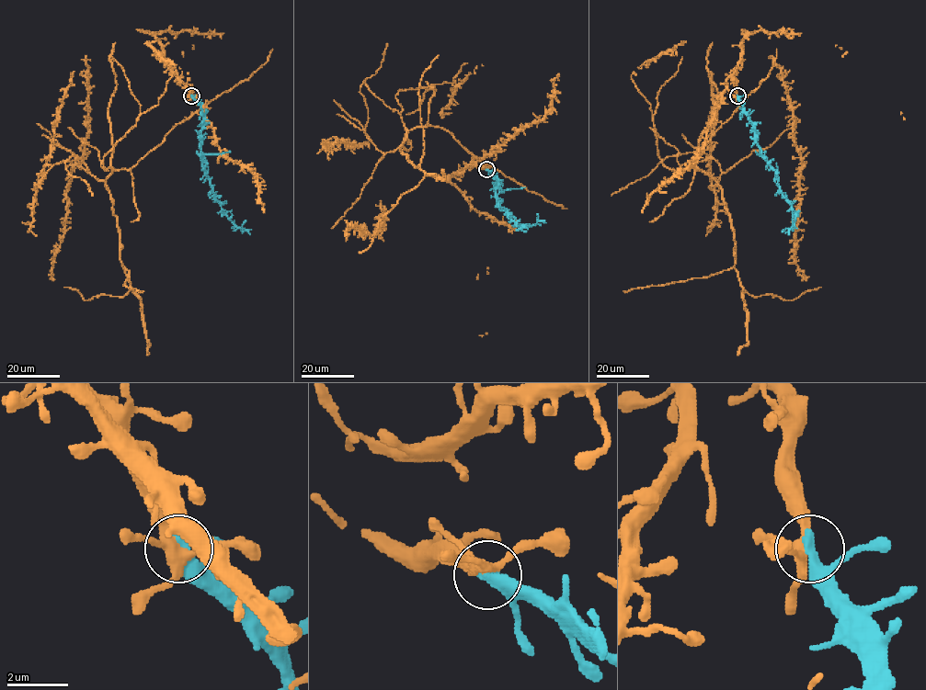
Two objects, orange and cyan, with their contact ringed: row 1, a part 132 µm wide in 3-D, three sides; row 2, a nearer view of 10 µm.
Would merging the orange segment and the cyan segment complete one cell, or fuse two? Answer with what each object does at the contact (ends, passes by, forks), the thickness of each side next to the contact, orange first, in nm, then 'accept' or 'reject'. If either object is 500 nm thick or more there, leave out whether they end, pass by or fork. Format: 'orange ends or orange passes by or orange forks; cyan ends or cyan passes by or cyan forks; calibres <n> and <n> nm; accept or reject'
calibres 320 and 500 nm; accept

